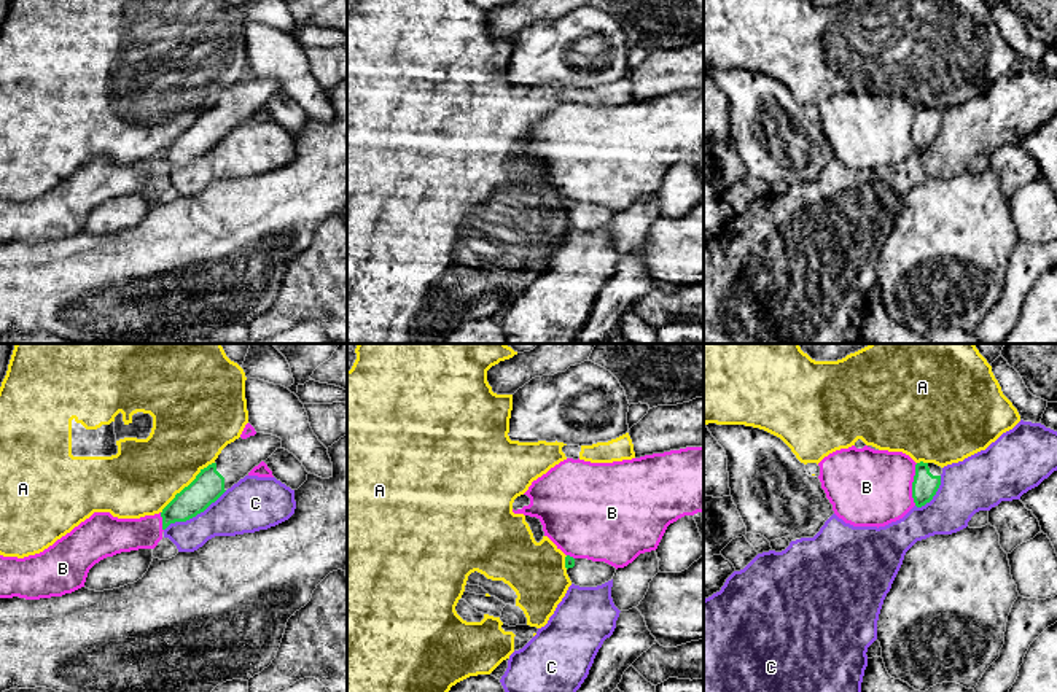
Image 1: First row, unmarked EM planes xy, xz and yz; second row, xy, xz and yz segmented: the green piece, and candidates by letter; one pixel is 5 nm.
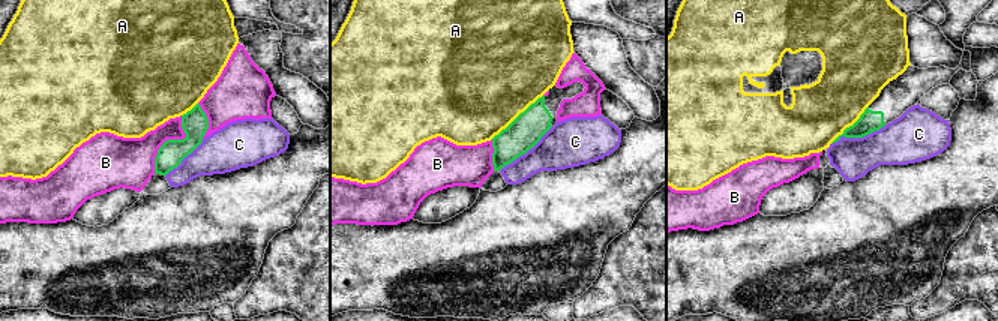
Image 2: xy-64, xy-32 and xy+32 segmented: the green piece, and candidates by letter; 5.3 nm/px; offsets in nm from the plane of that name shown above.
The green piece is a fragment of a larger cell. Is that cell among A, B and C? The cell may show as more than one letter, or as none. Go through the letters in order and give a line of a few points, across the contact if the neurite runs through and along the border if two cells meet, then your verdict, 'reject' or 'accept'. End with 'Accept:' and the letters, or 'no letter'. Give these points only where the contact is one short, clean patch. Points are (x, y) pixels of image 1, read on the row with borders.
A: xy (214, 462), (185, 485), (161, 513) | reject
B: reject
C: reject
Accept: no letter

